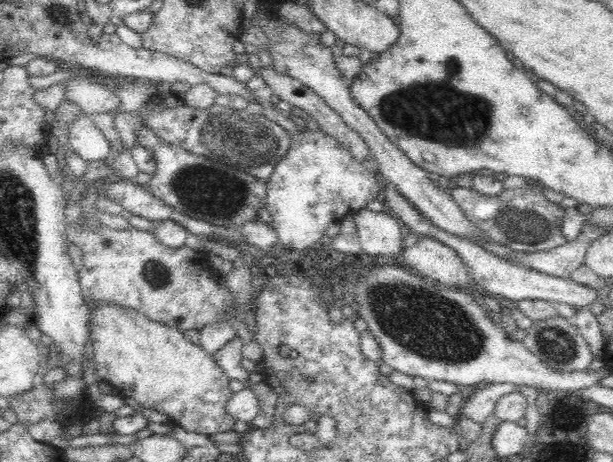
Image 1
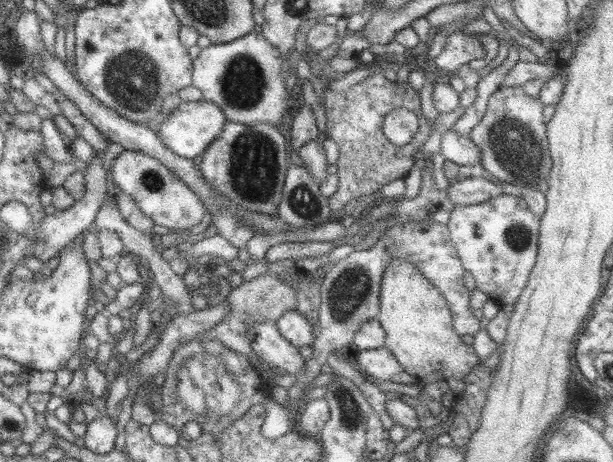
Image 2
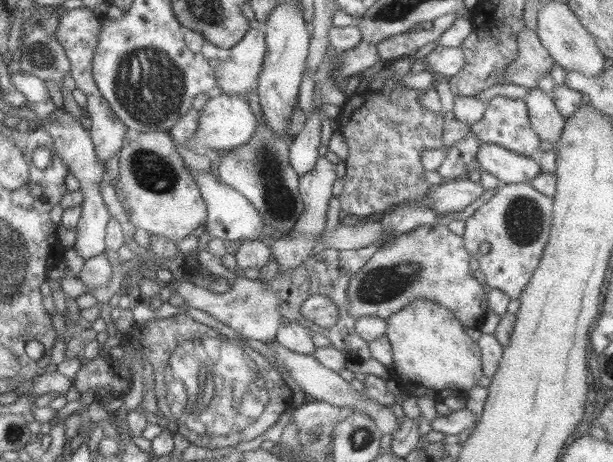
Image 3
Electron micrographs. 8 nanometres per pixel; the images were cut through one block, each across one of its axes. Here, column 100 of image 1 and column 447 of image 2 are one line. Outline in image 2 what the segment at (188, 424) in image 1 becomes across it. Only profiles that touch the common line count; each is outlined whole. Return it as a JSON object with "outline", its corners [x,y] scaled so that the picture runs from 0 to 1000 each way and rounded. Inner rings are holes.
{"outline":[[[639,558],[625,587],[612,690],[626,714],[623,749],[648,777],[661,810],[682,823],[706,805],[719,805],[723,820],[755,823],[781,786],[770,749],[757,745],[739,714],[737,680],[721,636],[662,558]]]}

